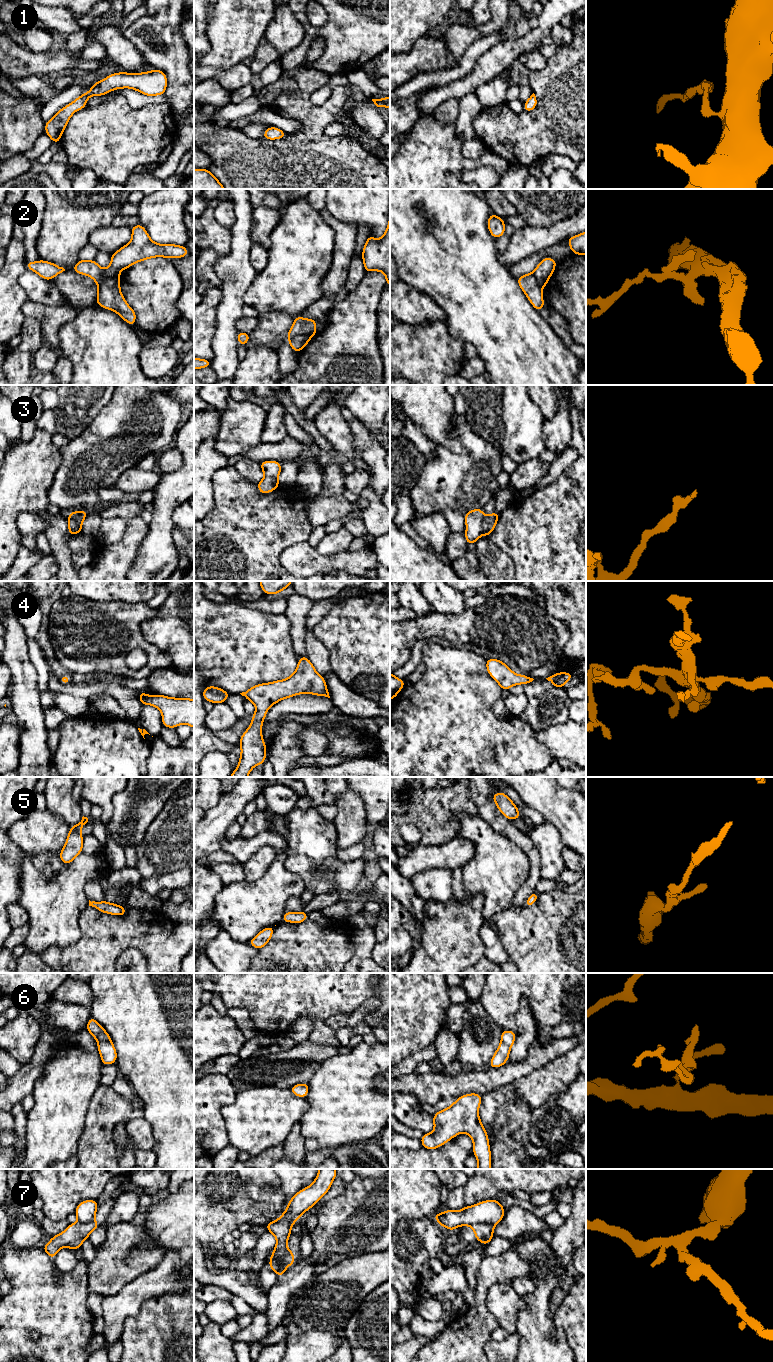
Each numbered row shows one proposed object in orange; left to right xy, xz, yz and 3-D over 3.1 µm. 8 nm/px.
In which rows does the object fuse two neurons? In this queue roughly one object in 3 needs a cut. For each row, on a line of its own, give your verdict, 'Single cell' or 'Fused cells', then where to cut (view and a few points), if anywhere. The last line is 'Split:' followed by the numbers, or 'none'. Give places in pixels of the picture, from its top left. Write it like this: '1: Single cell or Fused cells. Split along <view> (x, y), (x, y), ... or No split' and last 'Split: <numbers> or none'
1: Single cell. No split
2: Fused cells. Split along xz (311, 335), (297, 334), (289, 341)
3: Fused cells. Split along xy (68, 519), (79, 525), (79, 532)
4: Single cell. No split
5: Single cell. No split
6: Single cell. No split
7: Fused cells. Split along yz (494, 1225), (474, 1223), (471, 1226)
Split: 2, 3, 7

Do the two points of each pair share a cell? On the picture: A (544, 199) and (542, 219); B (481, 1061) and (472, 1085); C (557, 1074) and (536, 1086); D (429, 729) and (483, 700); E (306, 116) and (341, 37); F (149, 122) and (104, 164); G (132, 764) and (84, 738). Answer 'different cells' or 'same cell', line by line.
A: same cell
B: different cells
C: same cell
D: same cell
E: different cells
F: same cell
G: same cell

